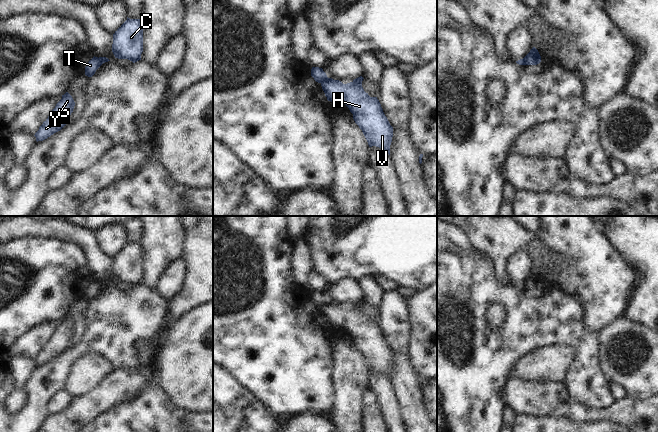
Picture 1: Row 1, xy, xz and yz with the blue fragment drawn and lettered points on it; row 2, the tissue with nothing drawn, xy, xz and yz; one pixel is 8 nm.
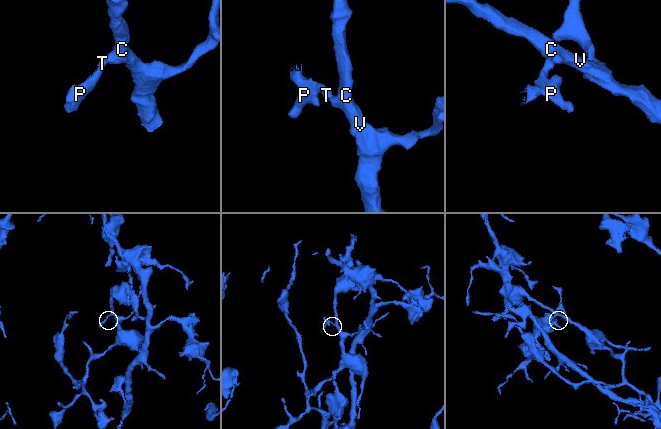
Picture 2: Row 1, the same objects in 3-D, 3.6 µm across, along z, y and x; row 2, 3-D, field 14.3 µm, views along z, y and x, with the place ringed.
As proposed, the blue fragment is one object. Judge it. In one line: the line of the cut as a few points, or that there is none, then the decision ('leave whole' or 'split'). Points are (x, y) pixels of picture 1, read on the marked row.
cut xz (327, 77), (320, 82); split

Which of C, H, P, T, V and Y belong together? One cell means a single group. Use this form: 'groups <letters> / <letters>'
groups C H V / P T Y

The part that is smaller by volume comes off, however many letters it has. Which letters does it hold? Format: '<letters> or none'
P, T, Y

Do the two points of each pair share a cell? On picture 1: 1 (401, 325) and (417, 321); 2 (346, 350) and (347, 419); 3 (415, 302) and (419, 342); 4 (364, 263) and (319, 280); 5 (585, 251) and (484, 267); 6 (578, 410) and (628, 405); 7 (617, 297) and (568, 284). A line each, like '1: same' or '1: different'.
1: different
2: same
3: same
4: different
5: different
6: same
7: same

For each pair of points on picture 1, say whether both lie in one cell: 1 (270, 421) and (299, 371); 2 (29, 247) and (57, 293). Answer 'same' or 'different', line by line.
1: different
2: same

